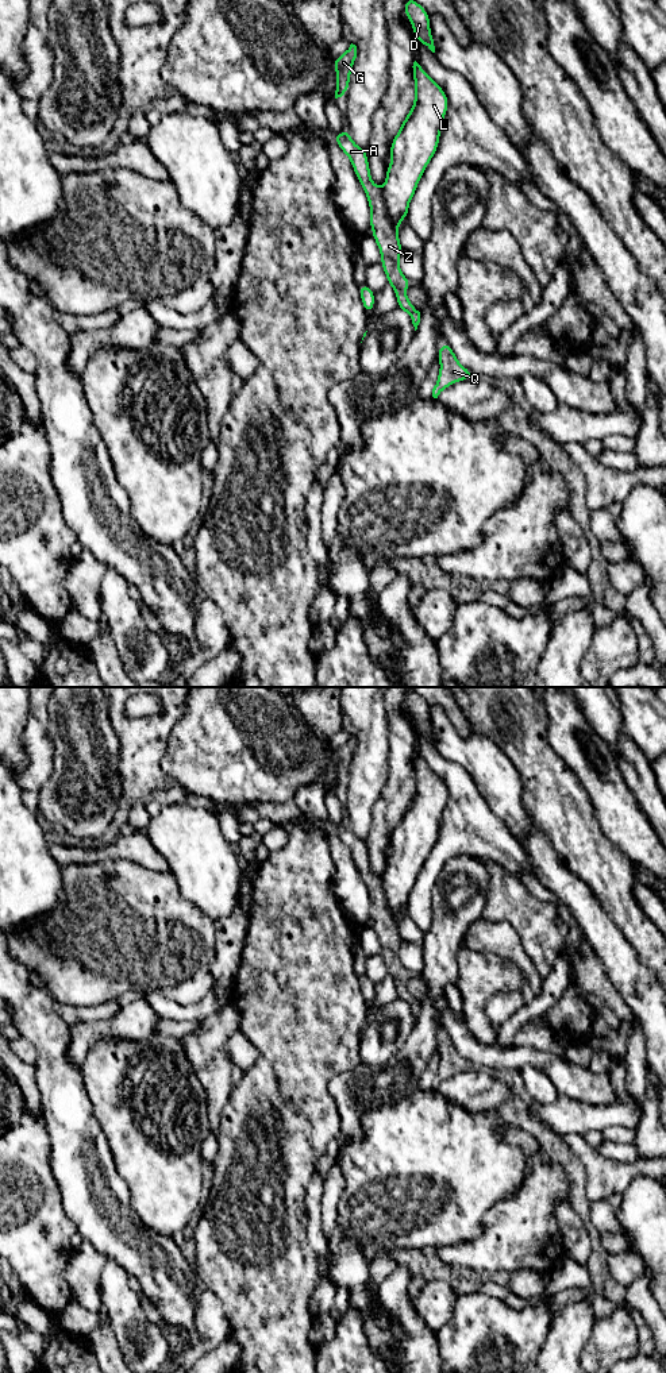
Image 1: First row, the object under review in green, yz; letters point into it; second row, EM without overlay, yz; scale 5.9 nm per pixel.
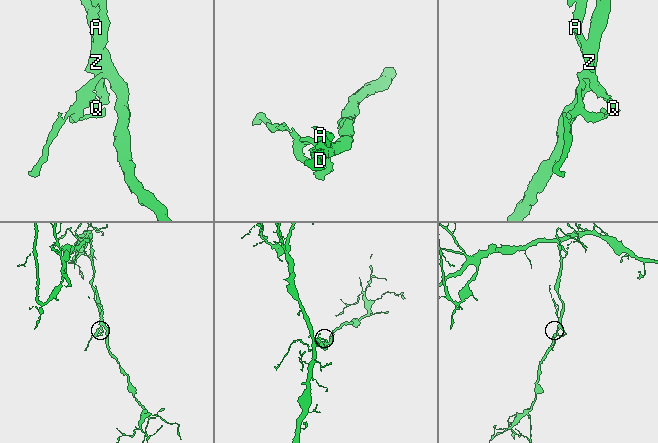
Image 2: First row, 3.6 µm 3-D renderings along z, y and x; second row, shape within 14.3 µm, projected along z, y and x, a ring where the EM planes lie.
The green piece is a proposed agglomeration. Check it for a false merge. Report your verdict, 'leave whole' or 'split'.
leave whole

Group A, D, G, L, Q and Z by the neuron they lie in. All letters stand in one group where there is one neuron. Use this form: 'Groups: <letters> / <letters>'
Groups: A D G L Q Z

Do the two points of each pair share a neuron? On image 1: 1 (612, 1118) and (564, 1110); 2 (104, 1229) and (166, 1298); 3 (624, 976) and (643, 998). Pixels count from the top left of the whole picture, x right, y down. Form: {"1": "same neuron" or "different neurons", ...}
{"1": "same neuron", "2": "same neuron", "3": "same neuron"}

